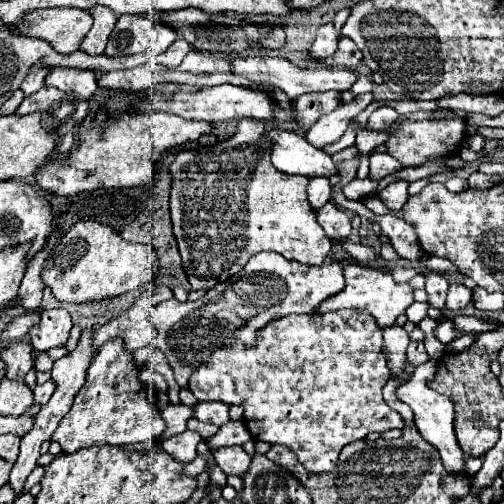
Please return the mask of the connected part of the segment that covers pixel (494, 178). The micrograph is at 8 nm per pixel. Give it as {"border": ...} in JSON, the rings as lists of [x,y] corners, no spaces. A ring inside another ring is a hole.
{"border":[[[479,171],[474,172],[468,178],[469,188],[481,190],[491,188],[492,186],[498,184],[498,182],[502,182],[502,178],[499,175],[486,175]]]}

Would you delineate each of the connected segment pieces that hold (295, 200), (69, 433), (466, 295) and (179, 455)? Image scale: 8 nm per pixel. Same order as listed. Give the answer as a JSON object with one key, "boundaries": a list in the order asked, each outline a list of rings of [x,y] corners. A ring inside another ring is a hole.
{"boundaries":[[[[254,134],[252,160],[240,162],[234,172],[176,170],[170,186],[172,230],[180,248],[182,266],[192,290],[212,288],[240,272],[258,252],[278,252],[302,264],[324,264],[332,242],[316,220],[306,198],[306,176],[292,176],[272,168],[268,140]]],[[[120,338],[106,342],[96,360],[92,360],[86,376],[86,384],[76,396],[70,412],[62,418],[52,440],[62,446],[62,452],[72,454],[80,448],[90,448],[96,444],[134,444],[148,442],[160,436],[164,430],[164,420],[156,408],[150,394],[138,380],[138,368],[132,354],[124,350]]],[[[452,282],[452,284],[450,284],[450,288],[448,288],[446,310],[454,314],[454,312],[462,310],[470,300],[472,300],[472,290],[470,290],[470,288],[466,288],[464,284],[456,284],[456,282]]],[[[186,430],[178,436],[172,436],[172,438],[164,440],[162,448],[180,462],[192,462],[198,456],[198,452],[196,452],[198,442],[200,442],[200,434],[192,432],[192,430]]]]}

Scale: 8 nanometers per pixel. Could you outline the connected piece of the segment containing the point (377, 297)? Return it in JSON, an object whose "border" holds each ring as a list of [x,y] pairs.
{"border":[[[350,264],[344,266],[344,288],[324,300],[316,312],[328,312],[328,310],[340,310],[340,308],[350,308],[350,310],[364,310],[370,312],[372,318],[376,320],[376,326],[380,330],[394,326],[394,320],[404,314],[404,310],[414,302],[412,298],[412,288],[408,284],[396,284],[390,276],[388,270],[378,270],[378,268],[368,268],[360,264]]]}

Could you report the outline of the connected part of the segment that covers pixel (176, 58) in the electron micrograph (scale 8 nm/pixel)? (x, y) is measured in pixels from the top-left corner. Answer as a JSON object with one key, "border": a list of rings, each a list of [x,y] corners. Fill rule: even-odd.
{"border":[[[176,40],[164,54],[158,56],[158,62],[160,62],[162,66],[174,68],[174,66],[178,66],[178,64],[184,60],[184,56],[186,56],[190,50],[192,50],[192,46],[190,46],[186,40]]]}

